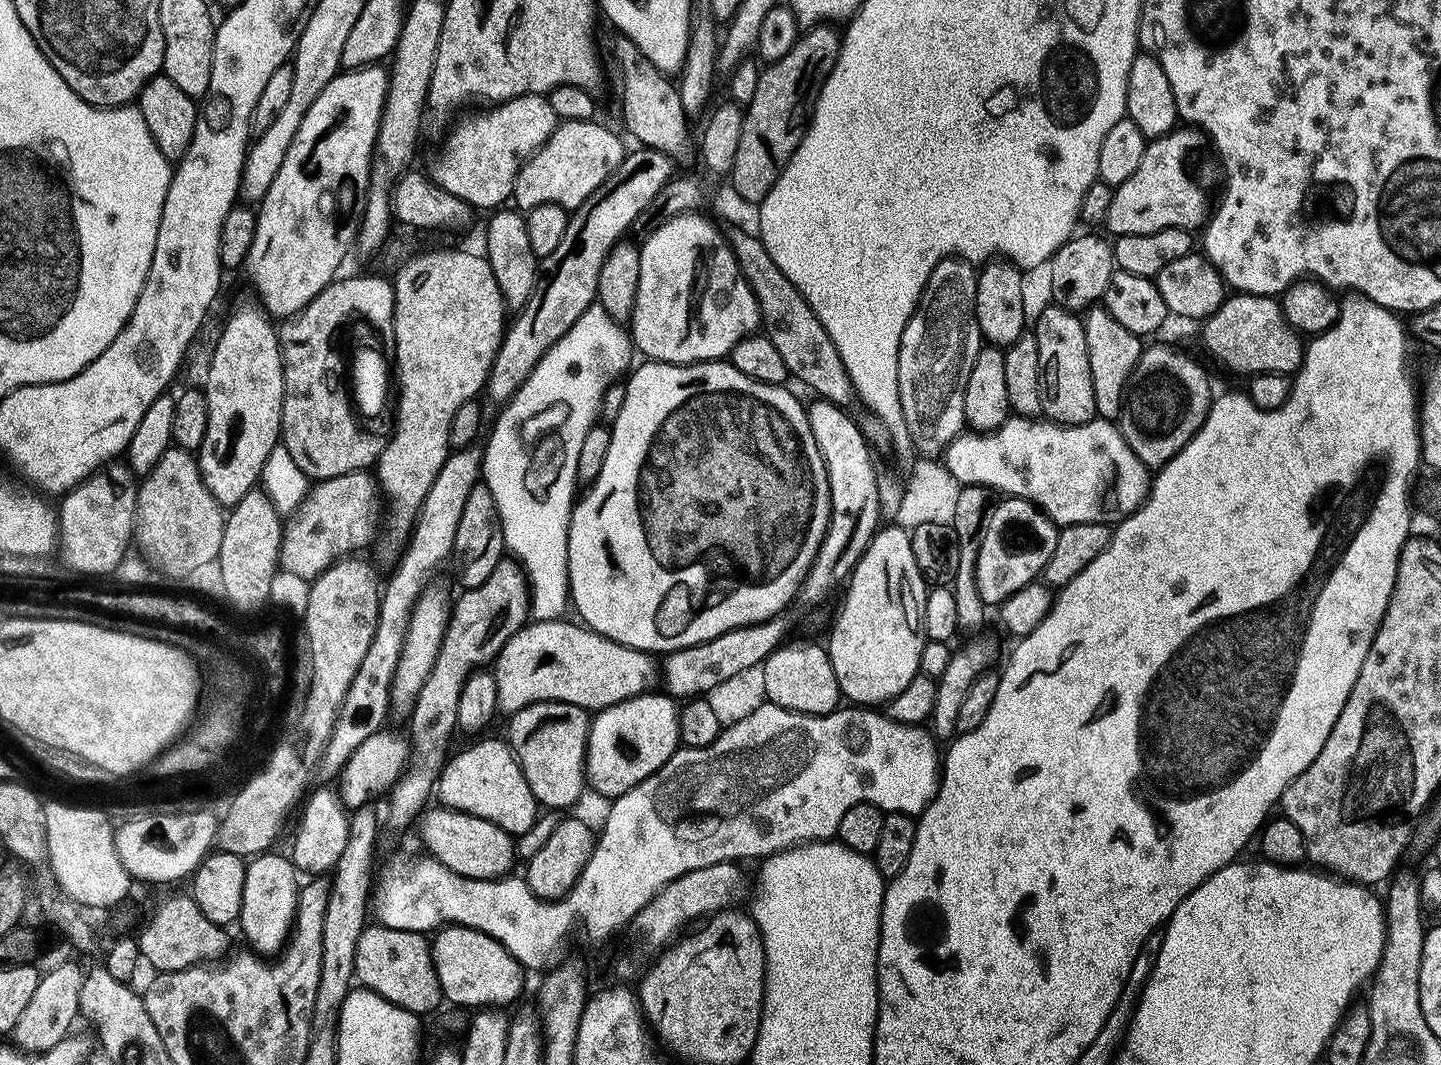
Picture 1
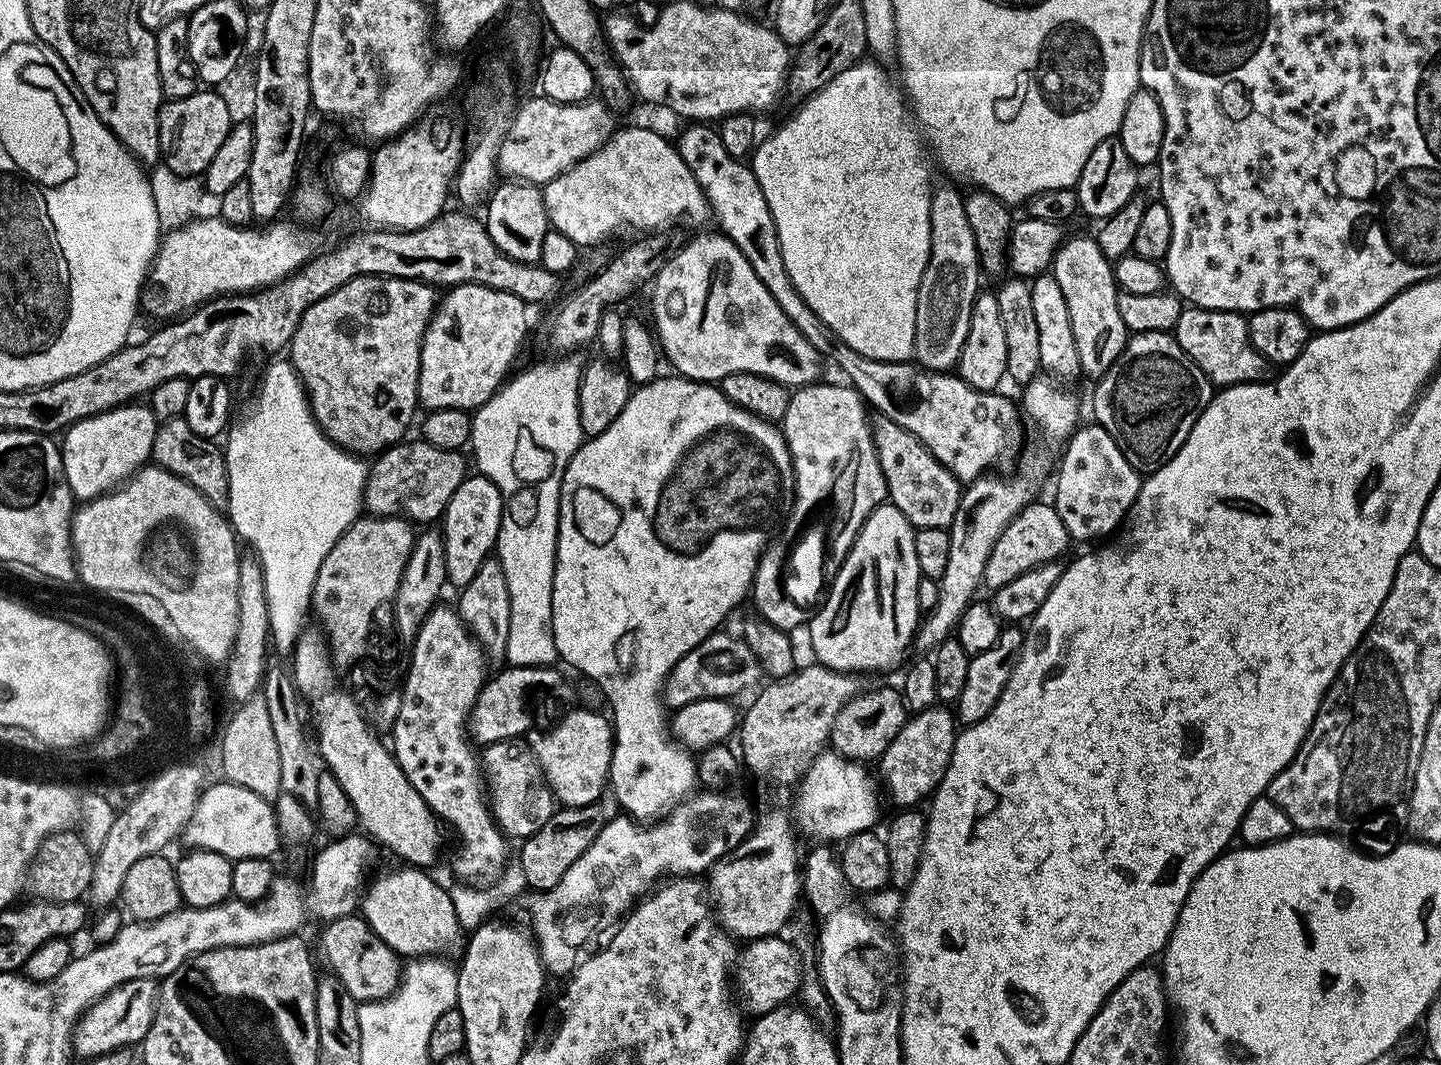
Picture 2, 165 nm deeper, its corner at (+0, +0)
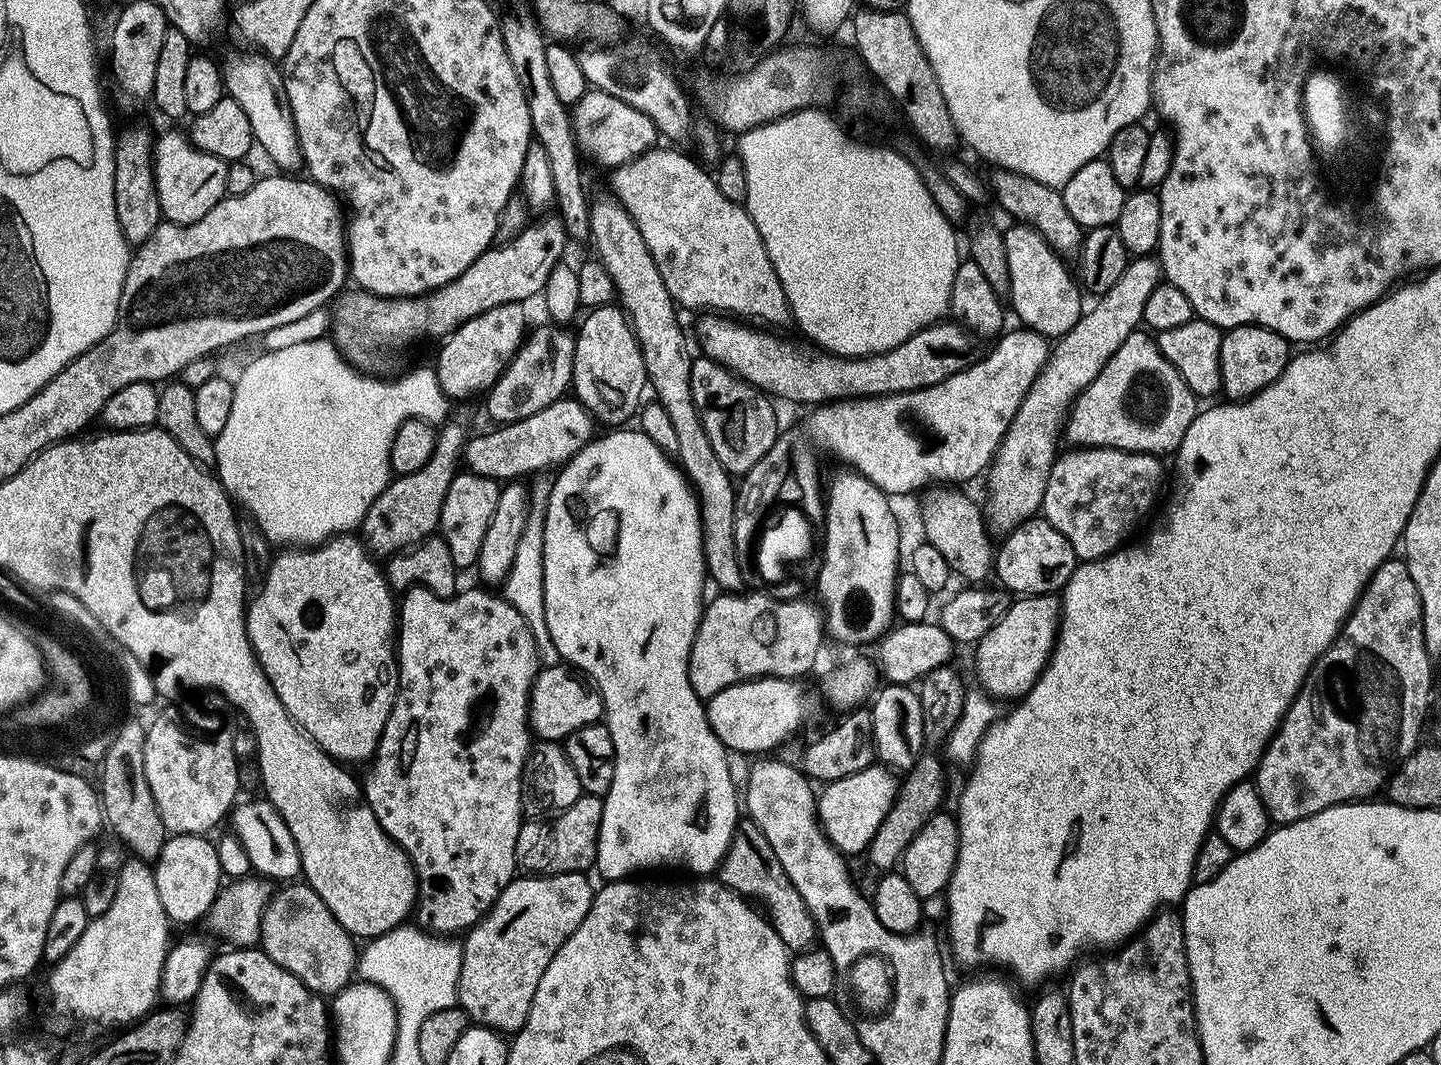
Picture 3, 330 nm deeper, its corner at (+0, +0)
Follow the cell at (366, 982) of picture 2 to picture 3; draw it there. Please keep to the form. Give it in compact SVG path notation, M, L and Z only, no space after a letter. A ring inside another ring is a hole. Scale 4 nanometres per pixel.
M288 882L283 885L281 890L273 891L272 899L265 907L261 916L259 947L282 970L290 970L294 978L298 978L310 991L317 993L325 998L332 998L336 993L347 987L357 975L358 948L352 944L353 937L349 936L347 930L330 914L326 902L318 898L318 894L306 882Z

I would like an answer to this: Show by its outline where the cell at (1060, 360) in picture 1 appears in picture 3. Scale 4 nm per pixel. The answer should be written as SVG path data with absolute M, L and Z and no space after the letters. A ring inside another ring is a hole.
M1019 222L1003 233L1006 262L1010 266L1010 308L1016 311L1021 325L1045 338L1064 336L1079 322L1081 285L1077 277L1068 273L1065 261L1042 238L1035 228ZM1012 300L1012 304L1011 304Z

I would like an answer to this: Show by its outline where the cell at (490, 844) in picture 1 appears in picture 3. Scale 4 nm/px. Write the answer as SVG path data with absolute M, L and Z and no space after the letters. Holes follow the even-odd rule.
M356 534L334 536L315 546L277 551L264 580L255 589L256 597L247 601L244 618L256 660L290 718L327 756L348 766L375 757L386 718L390 718L396 691L400 689L398 652L394 647L398 604L388 587L385 569L376 564L377 557Z

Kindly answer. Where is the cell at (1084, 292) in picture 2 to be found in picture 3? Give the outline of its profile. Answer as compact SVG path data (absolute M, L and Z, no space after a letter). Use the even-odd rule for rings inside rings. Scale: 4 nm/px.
M993 167L991 171L986 176L988 188L992 192L992 200L1000 203L1002 211L1009 212L1013 221L1035 228L1061 258L1079 257L1080 248L1084 244L1085 229L1078 222L1074 222L1070 210L1066 210L1061 189L1051 188L1026 174L1018 174L1005 168Z

